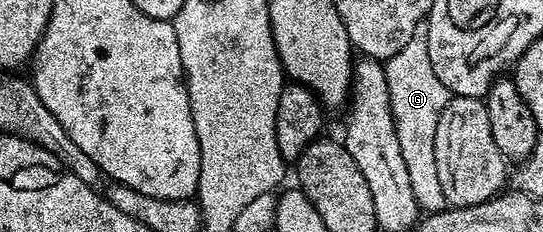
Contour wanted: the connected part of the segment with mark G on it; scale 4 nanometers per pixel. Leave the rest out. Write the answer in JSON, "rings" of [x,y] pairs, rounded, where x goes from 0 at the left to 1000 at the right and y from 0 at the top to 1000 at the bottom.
{"rings":[[[783,108],[770,112],[766,138],[759,138],[759,172],[751,172],[751,190],[744,190],[729,241],[709,254],[707,280],[729,603],[737,603],[737,655],[744,668],[744,707],[759,776],[759,845],[766,845],[779,909],[805,918],[820,901],[825,875],[803,741],[803,534],[810,534],[810,500],[832,409],[829,384],[810,362],[810,328],[796,310]]]}

